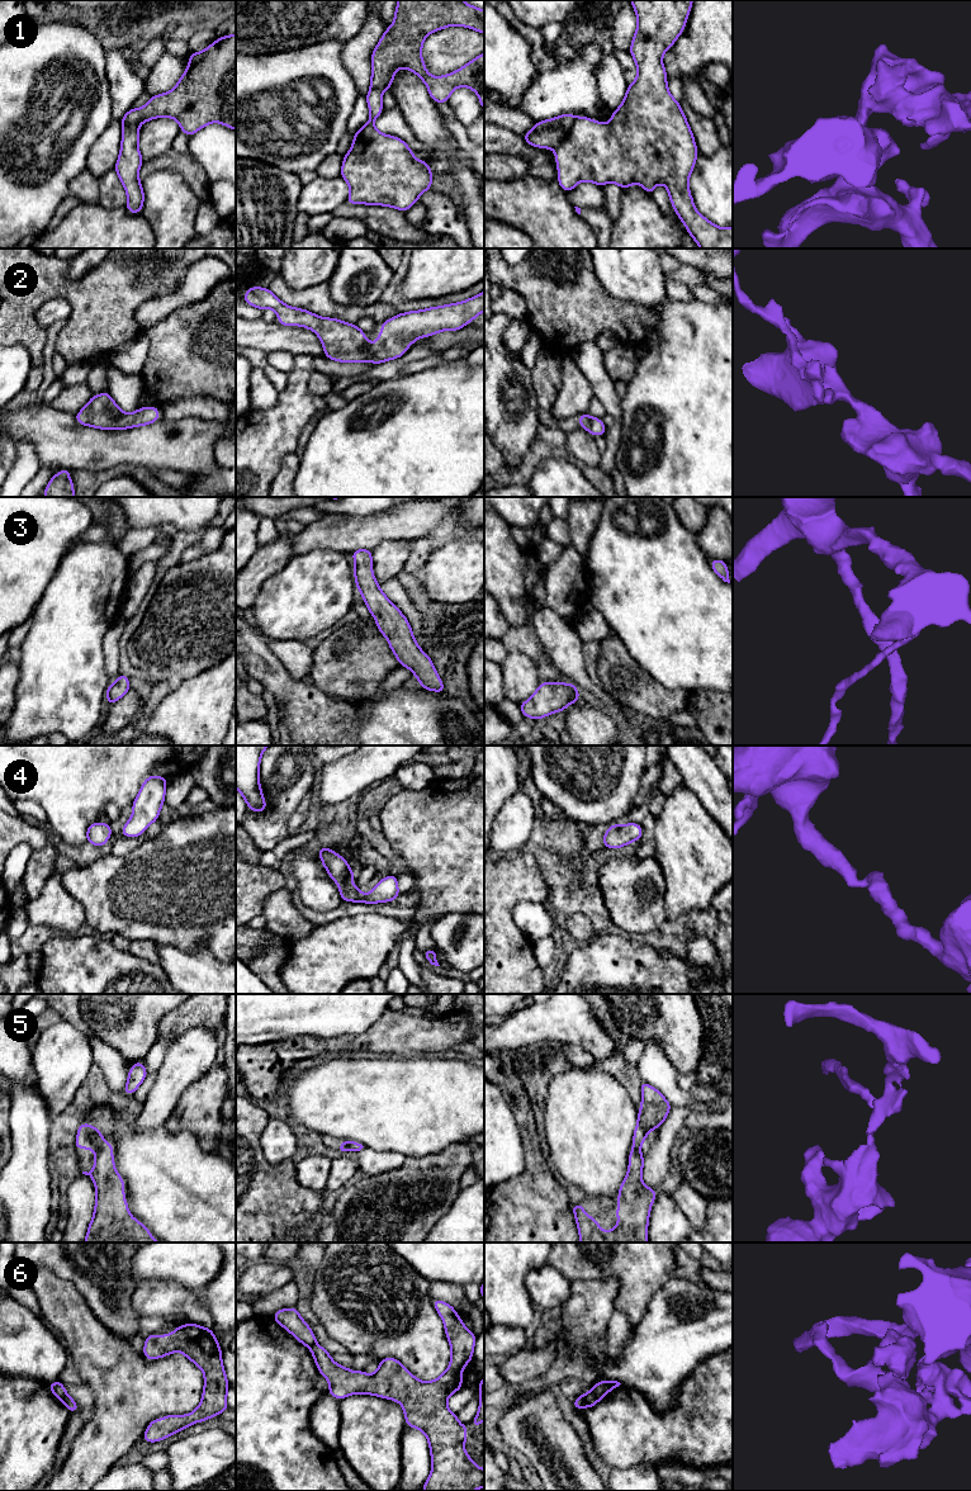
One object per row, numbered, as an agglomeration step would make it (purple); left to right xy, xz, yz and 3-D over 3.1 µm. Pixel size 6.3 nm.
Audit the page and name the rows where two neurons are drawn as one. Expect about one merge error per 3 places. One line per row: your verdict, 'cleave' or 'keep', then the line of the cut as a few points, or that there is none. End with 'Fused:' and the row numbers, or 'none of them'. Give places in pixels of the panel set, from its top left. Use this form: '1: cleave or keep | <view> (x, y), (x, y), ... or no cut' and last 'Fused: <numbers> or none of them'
1: cleave | yz (577, 117), (564, 138), (554, 148)
2: keep | no cut
3: keep | no cut
4: keep | no cut
5: keep | no cut
6: cleave | yz (588, 1394), (582, 1406)
Fused: 1, 6

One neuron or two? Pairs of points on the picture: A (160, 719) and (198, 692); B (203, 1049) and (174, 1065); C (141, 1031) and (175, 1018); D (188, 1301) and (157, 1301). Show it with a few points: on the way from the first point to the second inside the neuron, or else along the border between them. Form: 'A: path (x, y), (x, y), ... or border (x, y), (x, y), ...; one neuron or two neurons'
A: path (169, 719), (189, 701); one neuron
B: path (195, 1051), (181, 1065); one neuron
C: border (178, 1007), (160, 1021), (156, 1037); two neurons
D: path (180, 1301), (165, 1301); one neuron

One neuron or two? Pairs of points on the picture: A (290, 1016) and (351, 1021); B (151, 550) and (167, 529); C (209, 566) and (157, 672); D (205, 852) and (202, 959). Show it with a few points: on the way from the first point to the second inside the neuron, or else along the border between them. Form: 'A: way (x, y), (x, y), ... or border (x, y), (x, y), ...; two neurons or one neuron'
A: way (306, 1016), (336, 1016); one neuron
B: border (152, 542), (127, 557); two neurons
C: way (209, 592), (209, 605), (170, 645); one neuron
D: border (173, 945), (180, 948), (205, 947), (222, 962); two neurons

